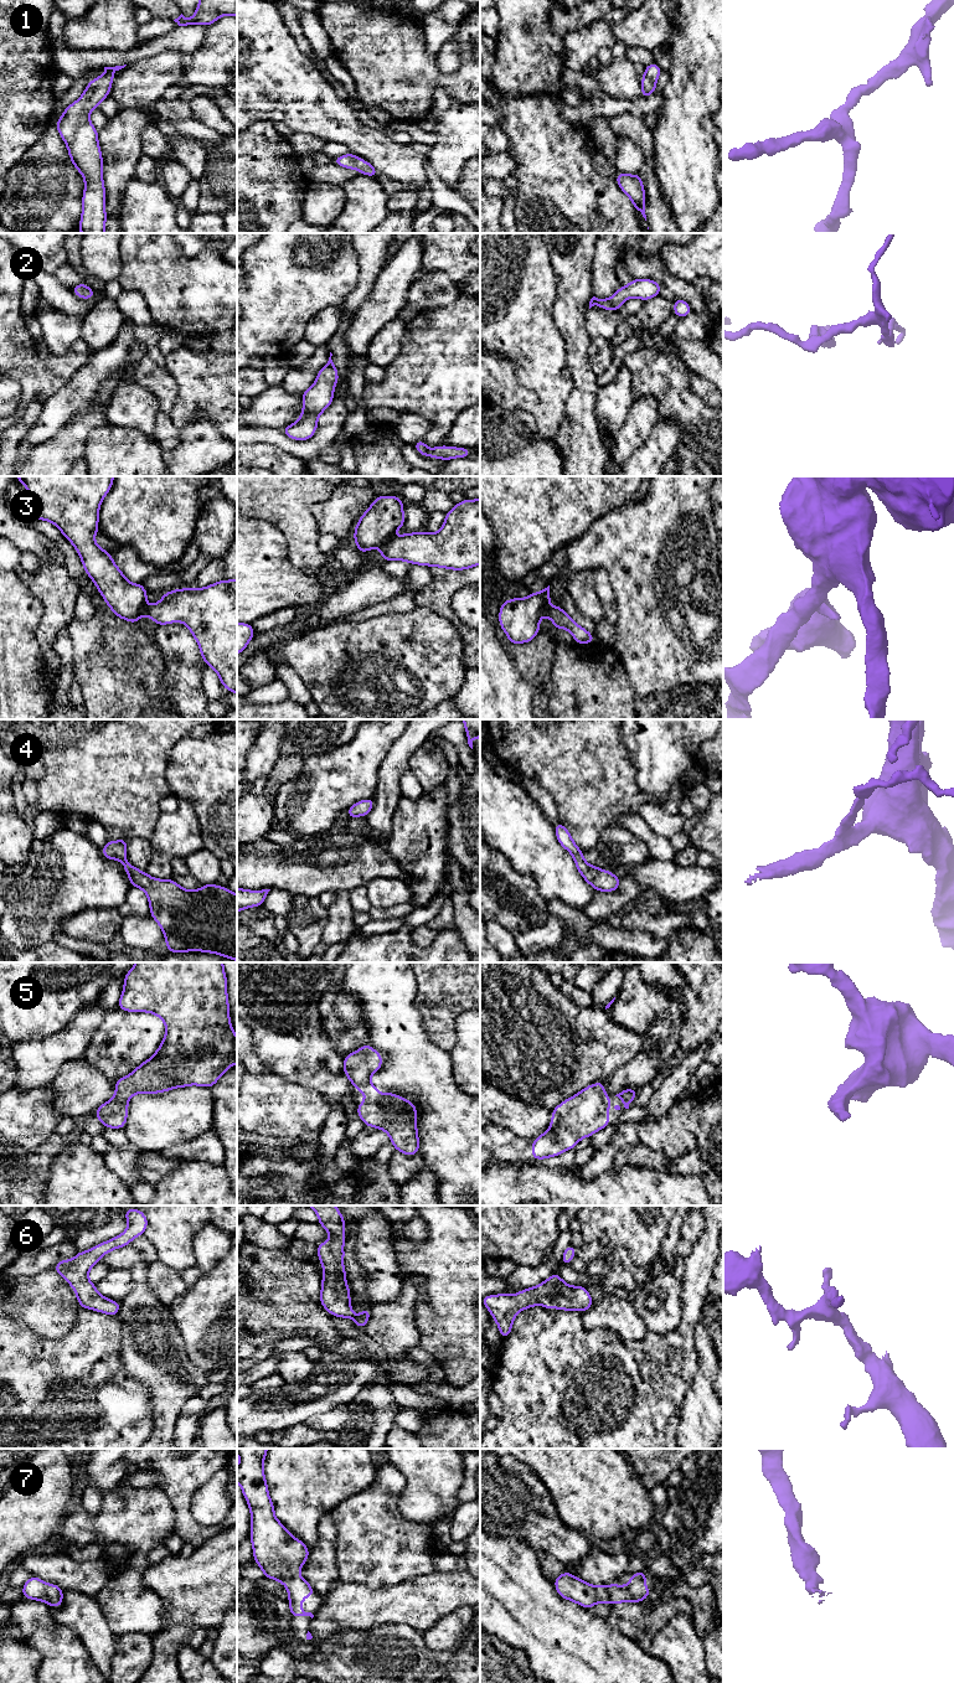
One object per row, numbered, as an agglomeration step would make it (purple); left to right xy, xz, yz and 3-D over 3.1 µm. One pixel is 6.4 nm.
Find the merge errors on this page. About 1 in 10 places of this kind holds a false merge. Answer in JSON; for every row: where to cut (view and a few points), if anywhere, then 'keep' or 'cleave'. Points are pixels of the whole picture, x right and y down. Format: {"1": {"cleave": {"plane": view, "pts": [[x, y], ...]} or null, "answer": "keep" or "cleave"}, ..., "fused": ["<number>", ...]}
{"1": {"cleave": null, "answer": "keep"}, "2": {"cleave": null, "answer": "keep"}, "3": {"cleave": {"plane": "xz", "pts": [[391, 538], [382, 550]]}, "answer": "cleave"}, "4": {"cleave": null, "answer": "keep"}, "5": {"cleave": null, "answer": "keep"}, "6": {"cleave": null, "answer": "keep"}, "7": {"cleave": null, "answer": "keep"}, "fused": ["3"]}

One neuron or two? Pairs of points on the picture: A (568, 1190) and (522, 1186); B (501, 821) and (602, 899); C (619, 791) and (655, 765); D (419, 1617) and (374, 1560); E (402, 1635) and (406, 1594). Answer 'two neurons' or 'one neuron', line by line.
A: one neuron
B: two neurons
C: two neurons
D: two neurons
E: two neurons

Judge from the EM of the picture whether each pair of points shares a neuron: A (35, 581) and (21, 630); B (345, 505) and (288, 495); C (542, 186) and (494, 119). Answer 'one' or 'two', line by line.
A: two
B: two
C: two

